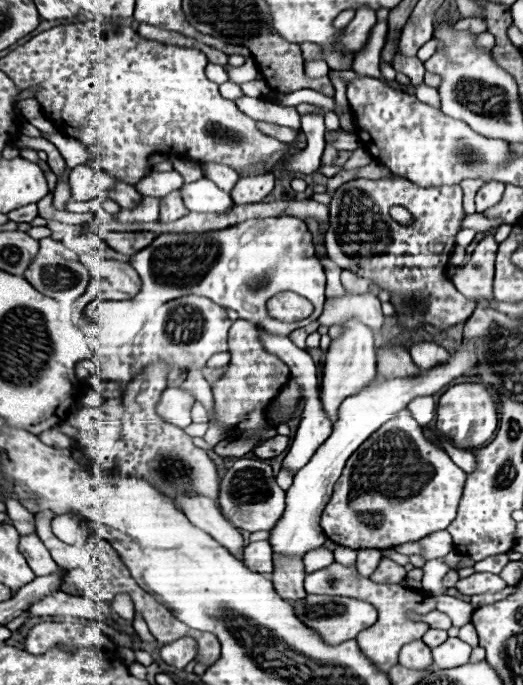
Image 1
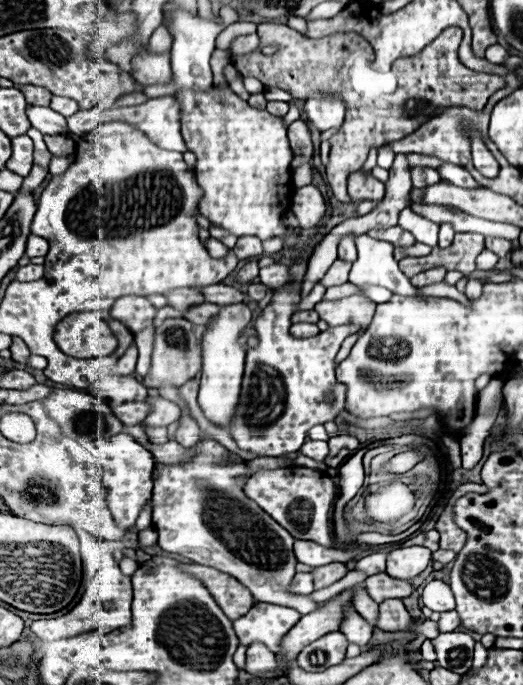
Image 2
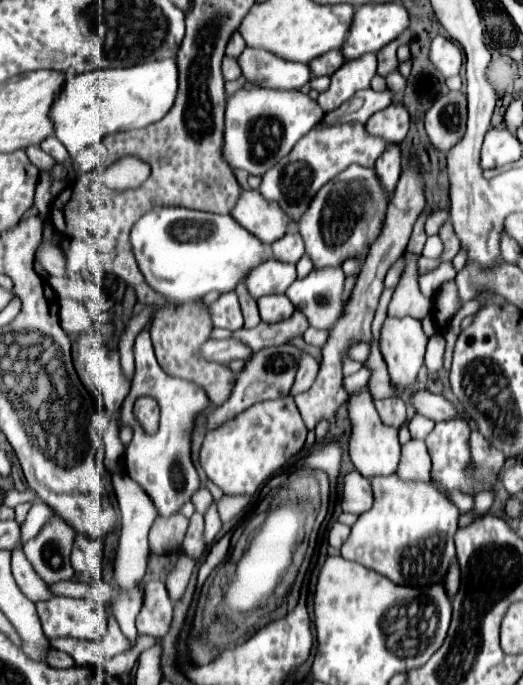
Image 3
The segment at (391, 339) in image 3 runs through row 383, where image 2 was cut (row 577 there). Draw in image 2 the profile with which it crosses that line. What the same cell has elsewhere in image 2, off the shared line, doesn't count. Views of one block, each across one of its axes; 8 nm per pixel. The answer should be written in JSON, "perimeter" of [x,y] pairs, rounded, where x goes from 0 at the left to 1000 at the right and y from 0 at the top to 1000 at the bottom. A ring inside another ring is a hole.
{"perimeter":[[[811,797],[757,800],[742,809],[738,835],[757,847],[788,847],[826,820],[826,806]]]}

